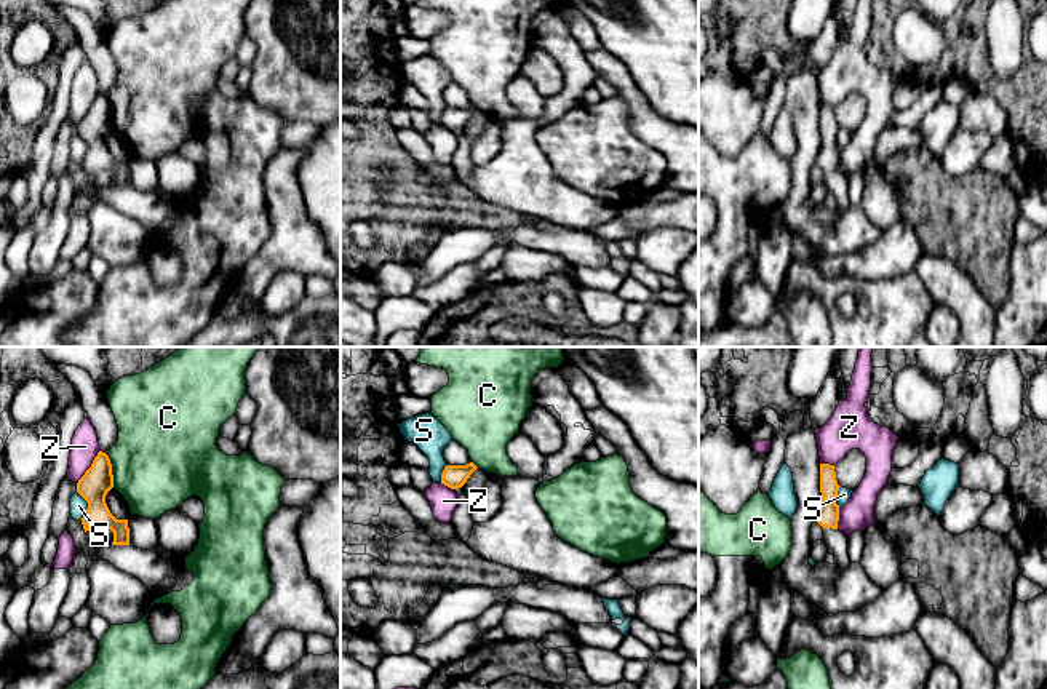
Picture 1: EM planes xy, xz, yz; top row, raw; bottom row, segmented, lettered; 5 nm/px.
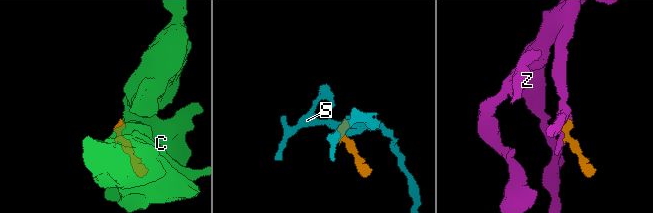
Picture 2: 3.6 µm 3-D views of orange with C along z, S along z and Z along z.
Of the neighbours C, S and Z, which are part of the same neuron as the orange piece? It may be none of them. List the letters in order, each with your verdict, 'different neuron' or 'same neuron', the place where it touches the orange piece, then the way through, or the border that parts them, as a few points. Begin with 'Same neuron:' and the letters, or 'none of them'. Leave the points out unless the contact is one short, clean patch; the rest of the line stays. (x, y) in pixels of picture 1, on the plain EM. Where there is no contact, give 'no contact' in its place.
Same neuron: none of them
C: different neuron | xy (111, 112)
S: different neuron | xy (88, 147) | along xy (77, 133), (87, 144), (82, 162)
Z: different neuron | xy (90, 109)

